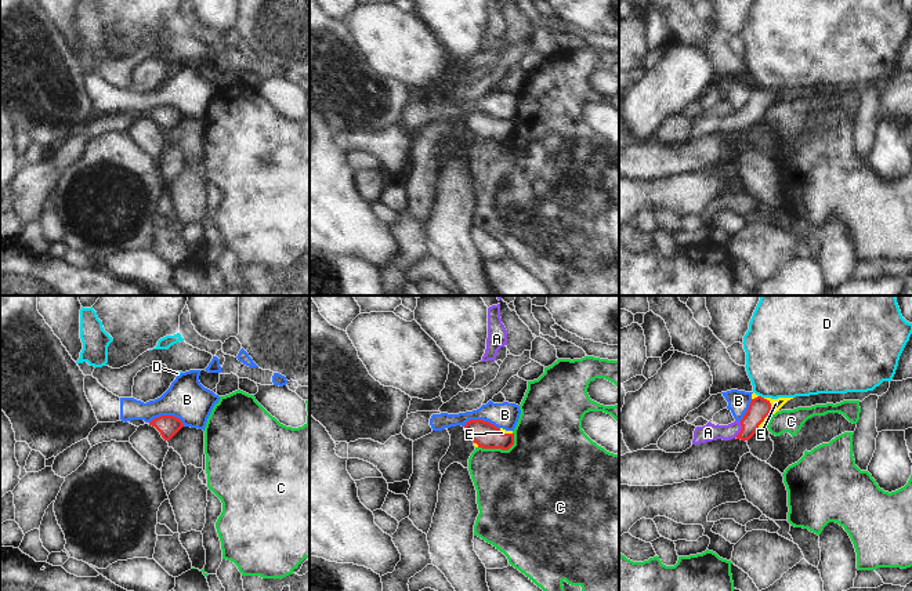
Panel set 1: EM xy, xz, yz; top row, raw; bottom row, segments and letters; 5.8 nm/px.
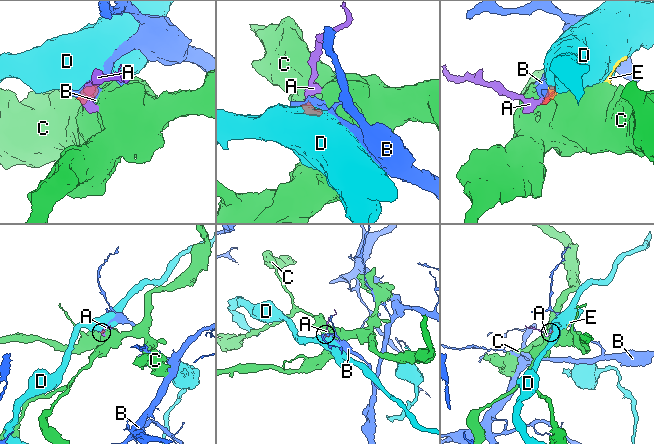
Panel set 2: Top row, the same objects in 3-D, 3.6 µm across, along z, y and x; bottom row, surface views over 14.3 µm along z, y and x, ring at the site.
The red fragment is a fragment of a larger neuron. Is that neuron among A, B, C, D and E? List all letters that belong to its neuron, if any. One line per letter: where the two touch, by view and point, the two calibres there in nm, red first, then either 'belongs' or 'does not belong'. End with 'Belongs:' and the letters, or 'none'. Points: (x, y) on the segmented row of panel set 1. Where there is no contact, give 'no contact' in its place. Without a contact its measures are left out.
A: contact yz (741, 430); calibres 120 and 100 nm; belongs
B: contact xy (167, 416); calibres 120 and 240 nm; does not belong
C: contact xz (500, 448); calibres 150 and 460 nm; does not belong
D: contact yz (760, 396); calibres 120 and 440 nm; does not belong
E: contact yz (768, 413); calibres 120 and 60 nm; belongs
Belongs: A, E

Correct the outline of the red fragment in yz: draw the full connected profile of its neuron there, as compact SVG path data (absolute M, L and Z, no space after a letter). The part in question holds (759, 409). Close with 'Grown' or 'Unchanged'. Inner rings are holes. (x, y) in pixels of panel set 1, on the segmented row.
M752 394L752 402L741 421L735 420L728 425L714 425L710 421L694 431L692 445L706 443L717 439L749 440L760 428L766 428L771 416L775 414L788 400L793 398L761 398Z. Grown.

